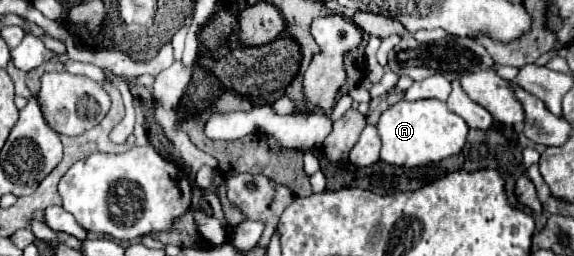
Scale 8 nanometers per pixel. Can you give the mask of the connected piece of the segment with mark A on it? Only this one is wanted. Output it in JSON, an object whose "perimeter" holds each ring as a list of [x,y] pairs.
{"perimeter":[[[399,100],[389,110],[385,110],[377,124],[381,136],[381,160],[391,166],[419,168],[427,164],[437,164],[449,156],[463,150],[467,138],[467,124],[457,114],[449,112],[441,100]]]}

